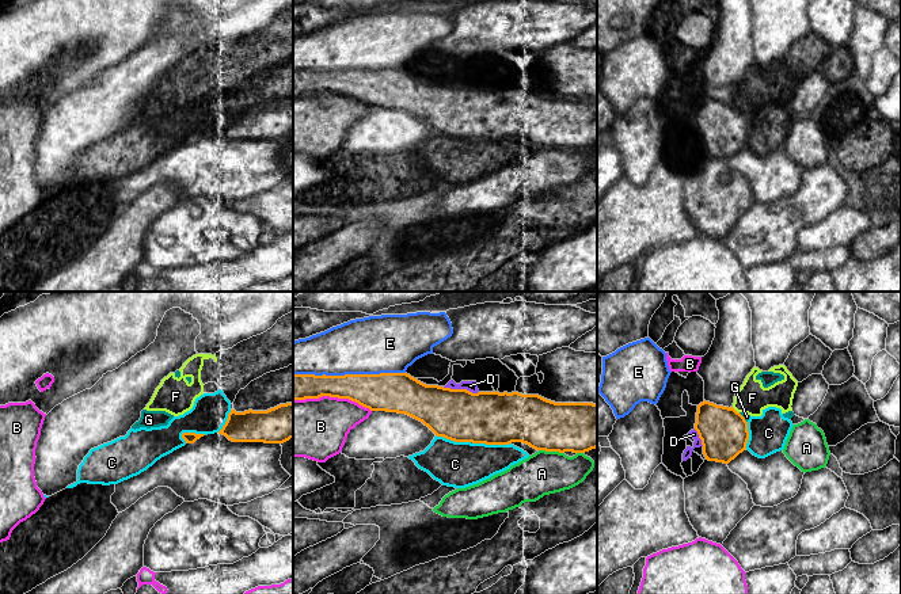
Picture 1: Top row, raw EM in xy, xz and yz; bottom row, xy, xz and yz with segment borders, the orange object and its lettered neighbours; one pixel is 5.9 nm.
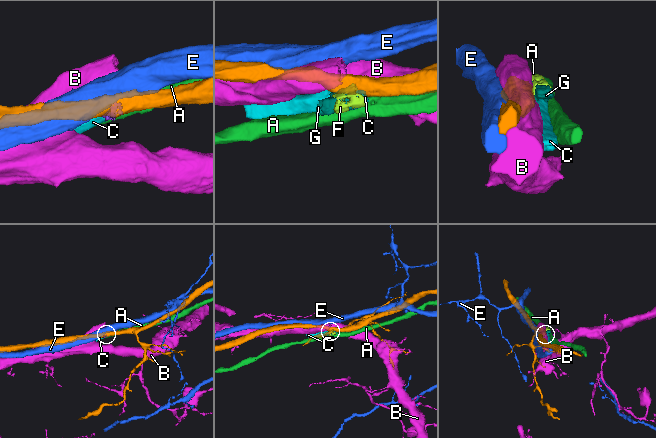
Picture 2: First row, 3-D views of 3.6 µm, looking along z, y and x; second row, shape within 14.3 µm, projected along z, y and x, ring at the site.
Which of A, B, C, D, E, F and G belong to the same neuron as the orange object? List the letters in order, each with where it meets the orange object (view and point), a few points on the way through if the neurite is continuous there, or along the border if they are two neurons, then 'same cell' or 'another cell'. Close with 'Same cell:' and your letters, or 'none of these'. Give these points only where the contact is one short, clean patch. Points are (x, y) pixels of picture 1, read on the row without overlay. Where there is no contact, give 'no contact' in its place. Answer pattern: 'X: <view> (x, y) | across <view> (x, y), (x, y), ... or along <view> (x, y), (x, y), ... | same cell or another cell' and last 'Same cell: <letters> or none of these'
A: xz (551, 147) | another cell
B: xz (333, 92) | another cell
C: xz (491, 140) | another cell
D: xz (460, 86) | along xz (443, 83), (466, 84), (478, 88) | another cell
E: xz (349, 71) | another cell
F: yz (734, 106) | along yz (732, 103), (738, 109) | another cell
G: yz (744, 114) | along yz (738, 109), (746, 118) | another cell
Same cell: none of these

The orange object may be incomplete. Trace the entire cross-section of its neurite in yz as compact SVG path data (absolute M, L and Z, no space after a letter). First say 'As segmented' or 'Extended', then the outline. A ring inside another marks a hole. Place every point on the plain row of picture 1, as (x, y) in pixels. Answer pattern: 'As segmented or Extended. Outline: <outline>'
As segmented. Outline: M703 98L697 102L695 126L708 157L729 160L746 145L748 118L733 103Z

